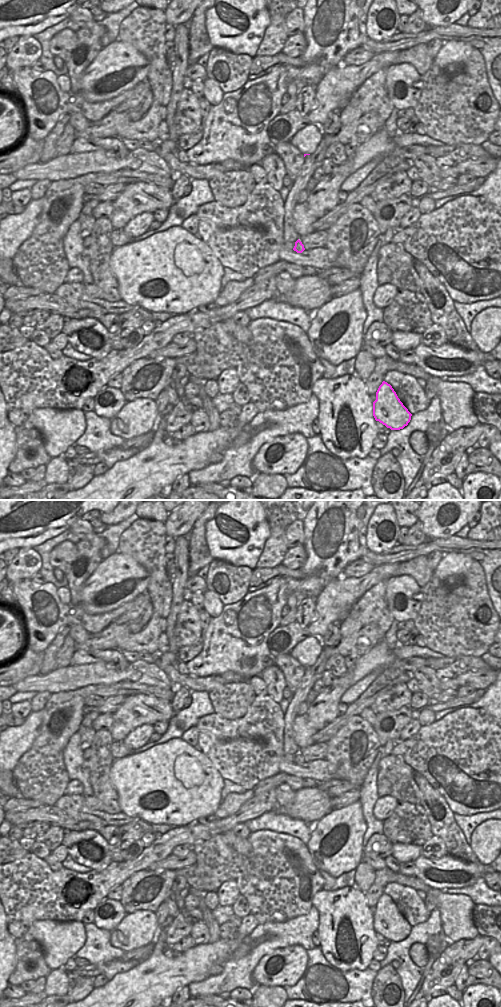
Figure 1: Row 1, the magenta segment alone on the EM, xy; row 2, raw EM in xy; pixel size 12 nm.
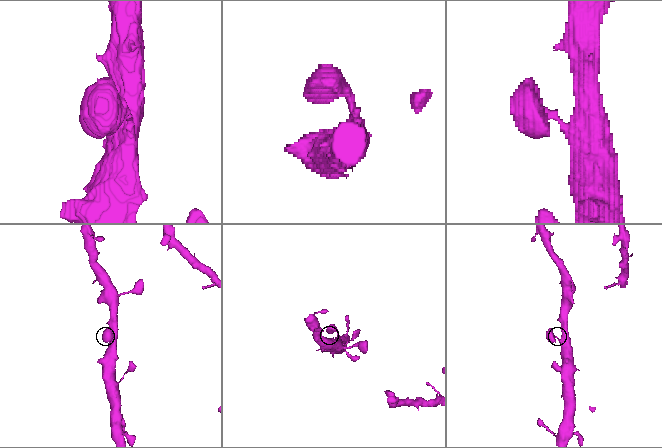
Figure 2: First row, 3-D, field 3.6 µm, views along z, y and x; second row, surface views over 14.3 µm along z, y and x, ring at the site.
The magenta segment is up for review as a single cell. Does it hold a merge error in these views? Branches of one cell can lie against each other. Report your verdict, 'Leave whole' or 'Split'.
Leave whole

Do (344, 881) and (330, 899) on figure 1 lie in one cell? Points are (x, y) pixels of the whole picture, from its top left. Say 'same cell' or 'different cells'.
different cells

